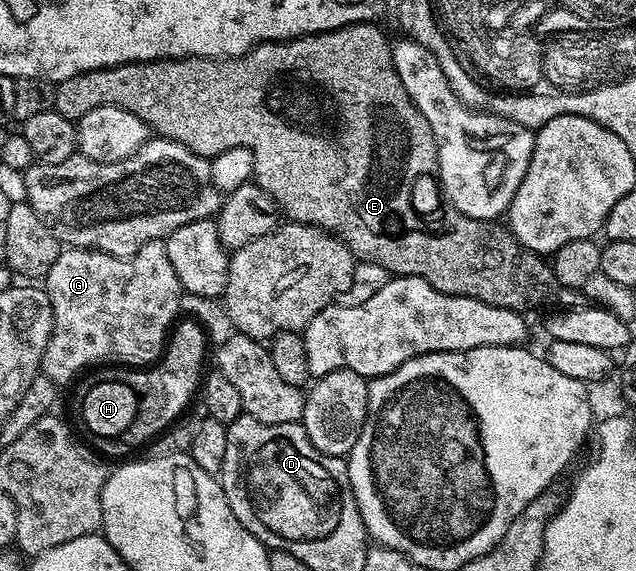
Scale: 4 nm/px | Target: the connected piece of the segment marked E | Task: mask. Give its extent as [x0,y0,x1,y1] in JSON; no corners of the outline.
[55,23,582,314]

